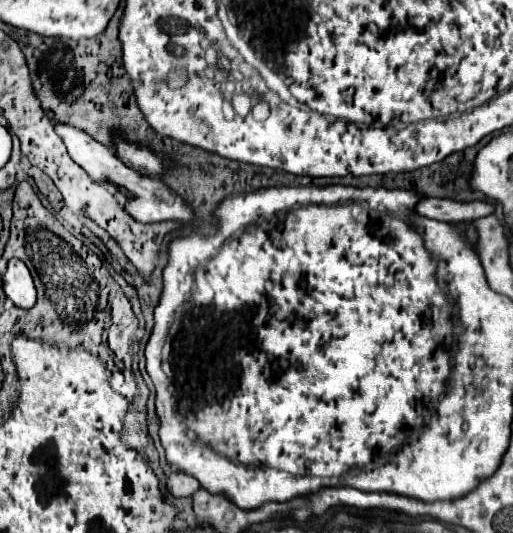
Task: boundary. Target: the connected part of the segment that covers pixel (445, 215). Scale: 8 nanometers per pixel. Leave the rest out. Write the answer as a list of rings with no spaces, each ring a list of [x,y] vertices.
[[[420,199],[414,207],[414,211],[422,217],[430,217],[436,221],[446,221],[446,223],[464,223],[464,221],[474,221],[480,217],[486,217],[494,211],[492,205],[474,201],[474,203],[458,203],[450,199]]]

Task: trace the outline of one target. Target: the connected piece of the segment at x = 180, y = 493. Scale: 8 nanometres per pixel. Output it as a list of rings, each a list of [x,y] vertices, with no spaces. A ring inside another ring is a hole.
[[[172,473],[168,475],[168,491],[174,497],[190,497],[200,489],[200,483],[194,477],[188,477],[186,473]]]

